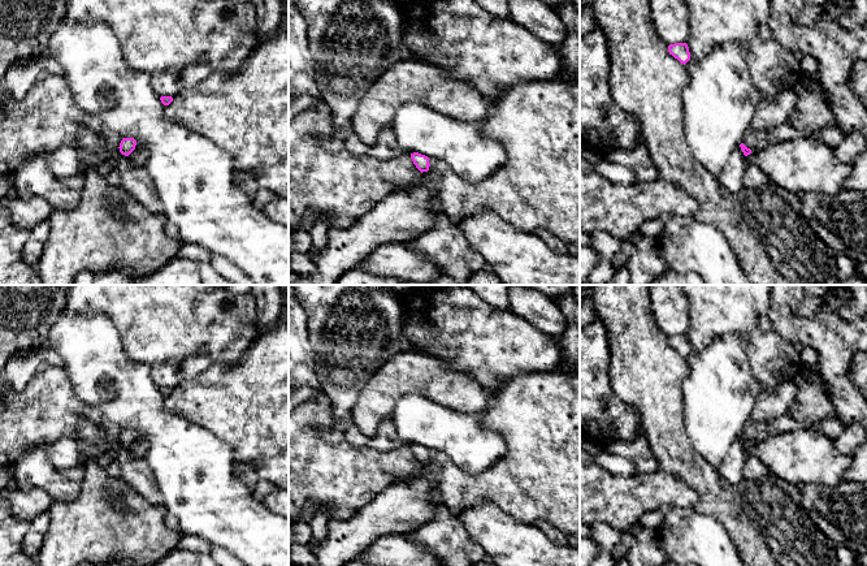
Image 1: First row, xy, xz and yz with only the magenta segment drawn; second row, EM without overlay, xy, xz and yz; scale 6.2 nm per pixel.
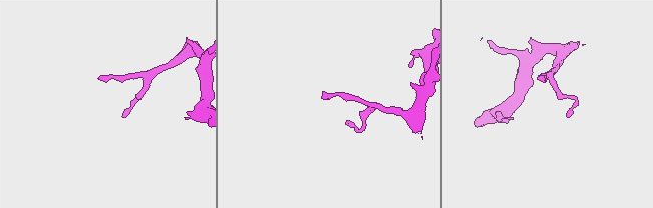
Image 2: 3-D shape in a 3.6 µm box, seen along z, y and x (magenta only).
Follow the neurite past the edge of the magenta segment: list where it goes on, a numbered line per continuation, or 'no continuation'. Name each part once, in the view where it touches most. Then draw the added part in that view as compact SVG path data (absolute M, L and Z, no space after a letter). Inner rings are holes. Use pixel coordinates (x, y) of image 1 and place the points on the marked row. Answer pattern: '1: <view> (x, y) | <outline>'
no continuation

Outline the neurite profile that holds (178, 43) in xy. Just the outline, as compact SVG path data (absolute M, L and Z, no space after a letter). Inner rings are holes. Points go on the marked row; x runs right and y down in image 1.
M69 0L66 16L74 21L107 23L134 72L148 73L157 96L174 98L212 73L240 69L259 43L252 1L230 0Z

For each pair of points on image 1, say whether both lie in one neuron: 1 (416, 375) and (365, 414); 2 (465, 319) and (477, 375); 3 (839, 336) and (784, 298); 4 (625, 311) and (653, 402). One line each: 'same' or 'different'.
1: same
2: different
3: same
4: same

